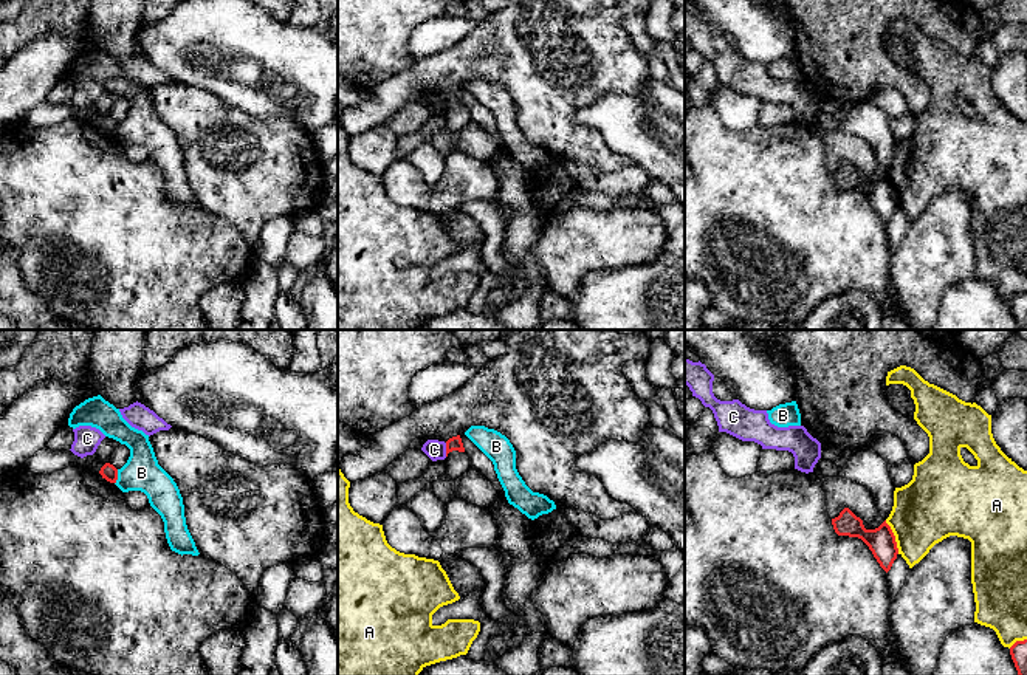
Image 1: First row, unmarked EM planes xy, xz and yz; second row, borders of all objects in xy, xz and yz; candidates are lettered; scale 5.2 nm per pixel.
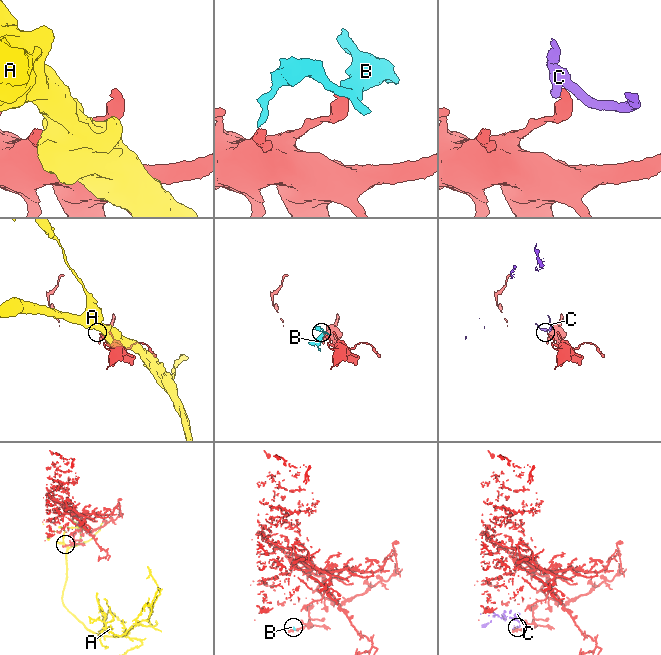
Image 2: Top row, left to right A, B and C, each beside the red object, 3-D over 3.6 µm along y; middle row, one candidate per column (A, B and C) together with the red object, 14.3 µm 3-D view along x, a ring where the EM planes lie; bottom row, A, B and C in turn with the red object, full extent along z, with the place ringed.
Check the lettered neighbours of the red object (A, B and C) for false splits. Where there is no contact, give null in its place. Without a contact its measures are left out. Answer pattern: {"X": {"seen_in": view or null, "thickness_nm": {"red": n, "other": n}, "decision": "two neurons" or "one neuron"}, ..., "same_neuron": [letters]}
{"A": {"seen_in": "yz", "thickness_nm": {"red": 140, "other": 360}, "decision": "two neurons"}, "B": {"seen_in": "xy", "thickness_nm": {"red": 80, "other": 190}, "decision": "two neurons"}, "C": {"seen_in": "xz", "thickness_nm": {"red": 70, "other": 100}, "decision": "two neurons"}, "same_neuron": []}

